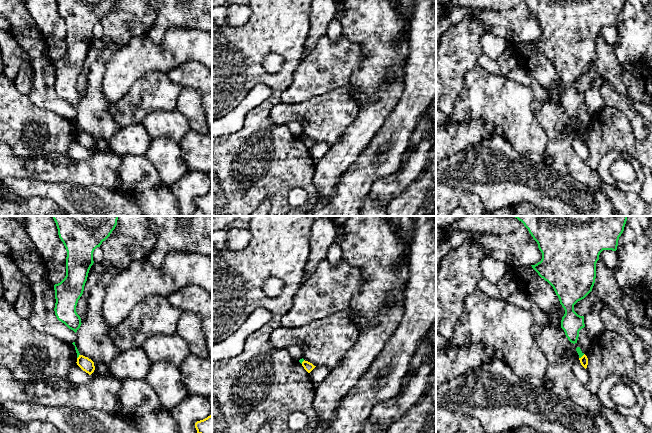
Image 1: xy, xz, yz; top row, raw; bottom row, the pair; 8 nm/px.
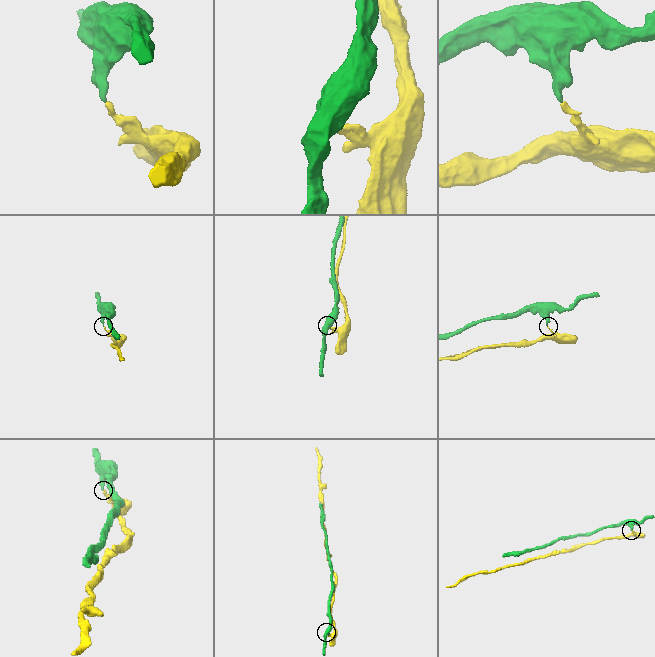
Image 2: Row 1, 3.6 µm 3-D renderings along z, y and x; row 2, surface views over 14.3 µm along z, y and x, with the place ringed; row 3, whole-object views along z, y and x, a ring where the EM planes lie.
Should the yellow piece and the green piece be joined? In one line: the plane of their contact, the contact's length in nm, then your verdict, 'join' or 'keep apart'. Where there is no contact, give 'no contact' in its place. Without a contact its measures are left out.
yz | 60 nm | keep apart

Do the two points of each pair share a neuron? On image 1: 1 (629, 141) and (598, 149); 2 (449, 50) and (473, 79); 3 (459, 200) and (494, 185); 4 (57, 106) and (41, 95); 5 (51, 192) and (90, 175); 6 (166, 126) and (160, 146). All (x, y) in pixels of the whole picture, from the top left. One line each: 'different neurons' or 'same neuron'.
1: same neuron
2: different neurons
3: different neurons
4: same neuron
5: different neurons
6: different neurons

